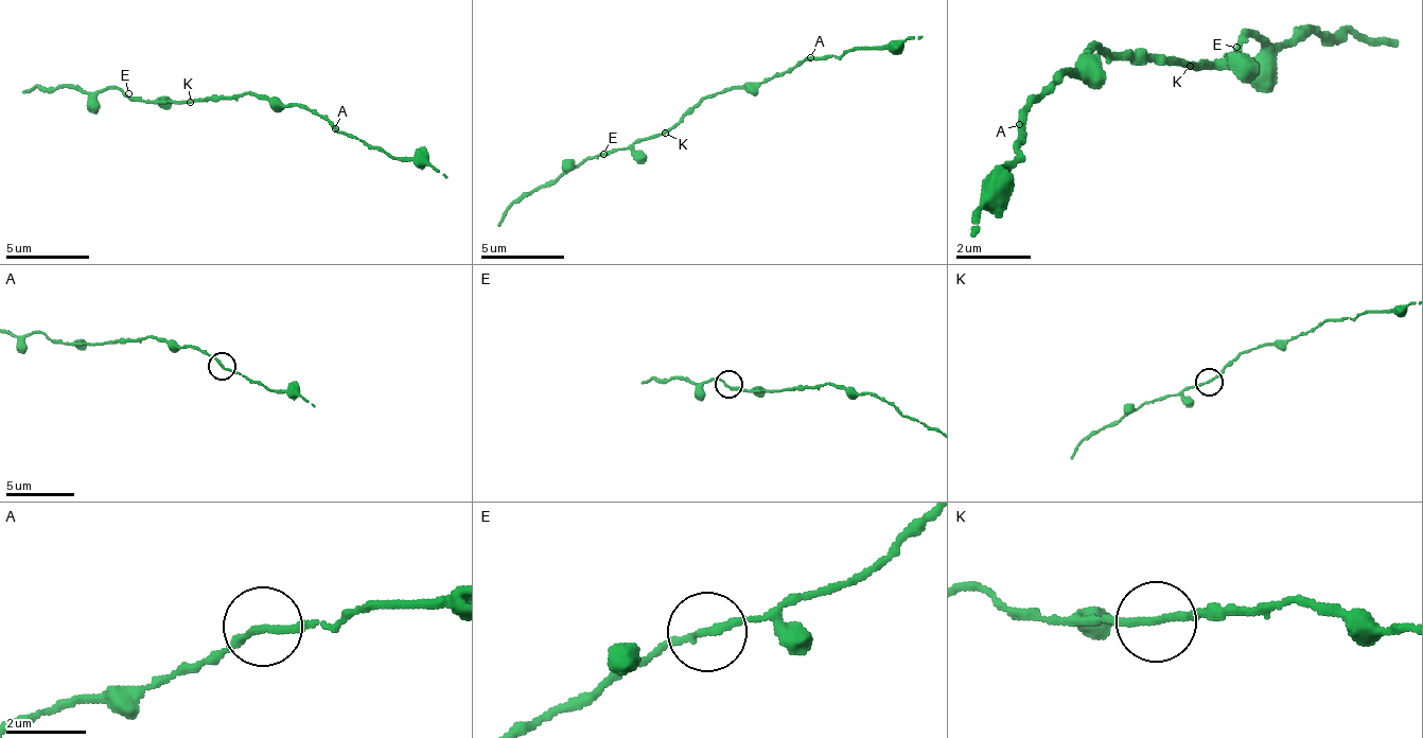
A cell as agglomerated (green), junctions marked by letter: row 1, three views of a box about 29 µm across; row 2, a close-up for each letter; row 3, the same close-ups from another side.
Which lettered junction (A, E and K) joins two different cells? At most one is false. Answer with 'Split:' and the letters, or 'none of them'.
Split: none of them

